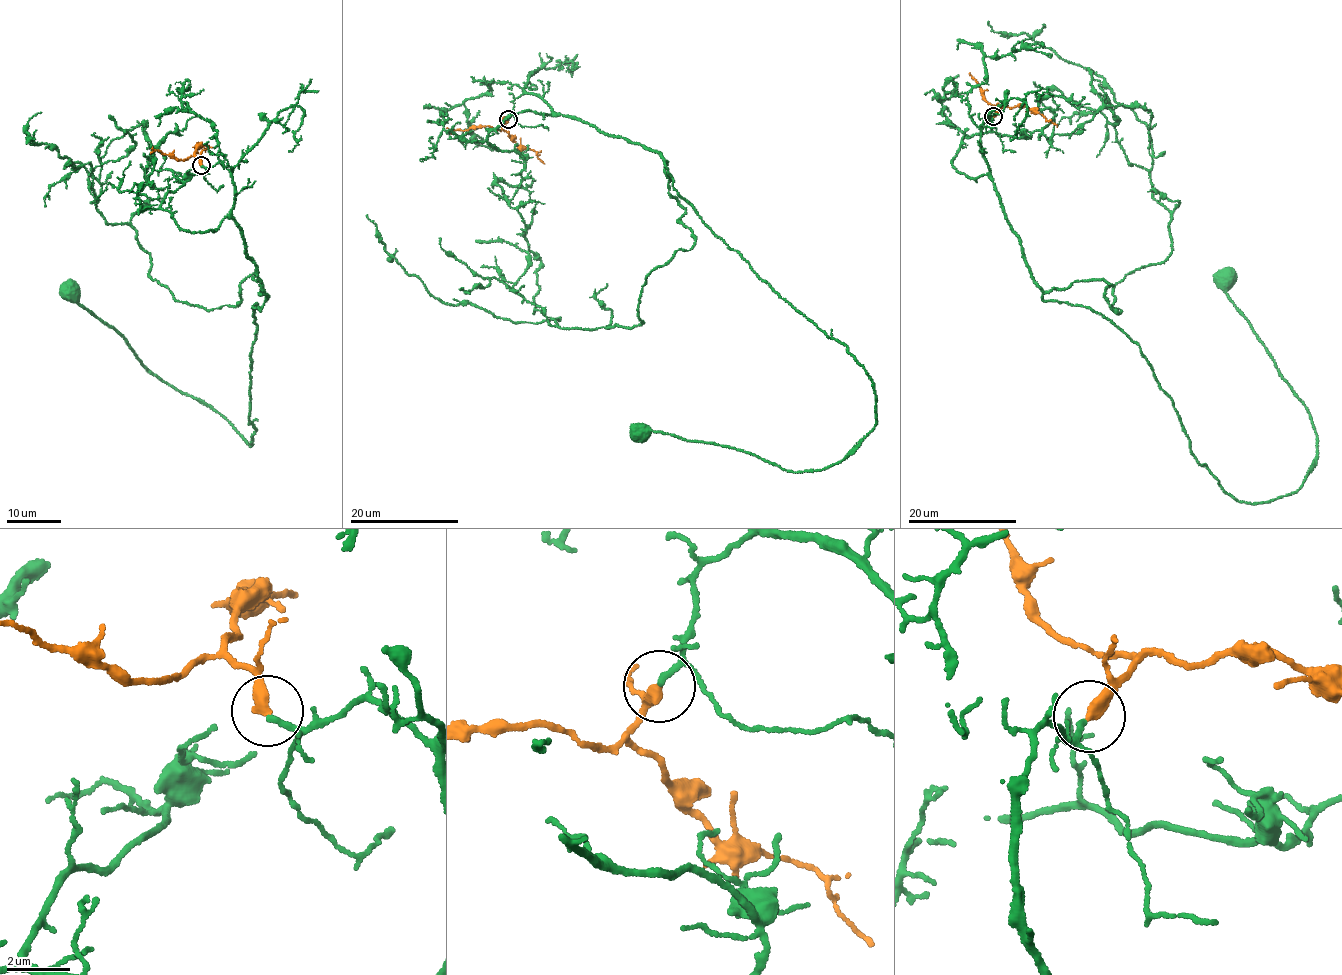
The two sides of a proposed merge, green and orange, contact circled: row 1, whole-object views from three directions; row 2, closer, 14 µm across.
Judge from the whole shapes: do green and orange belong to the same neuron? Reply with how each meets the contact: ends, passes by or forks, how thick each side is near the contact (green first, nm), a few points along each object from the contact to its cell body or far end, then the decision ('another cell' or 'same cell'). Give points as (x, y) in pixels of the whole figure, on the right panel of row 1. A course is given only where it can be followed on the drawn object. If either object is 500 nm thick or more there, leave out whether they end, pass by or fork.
green passes by; orange ends there; 130 nm thick on the green side, 420 nm on the other; green runs (993, 117), (981, 153), (1044, 299), (1139, 346), (1191, 454), (1253, 503), (1300, 489), (1317, 437), (1225, 278); orange runs (993, 117), (1003, 106), (1026, 106), (1057, 127); same cell

